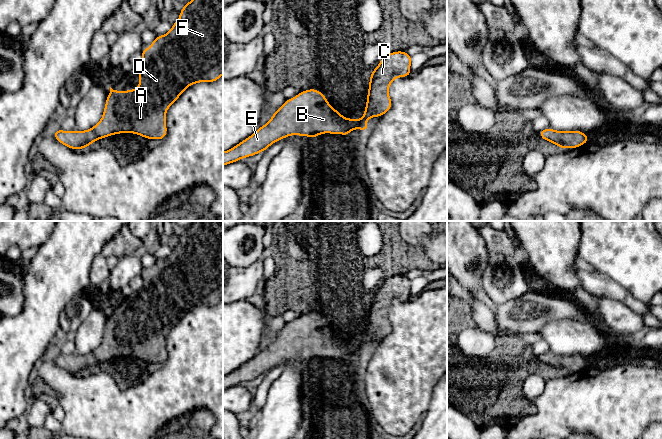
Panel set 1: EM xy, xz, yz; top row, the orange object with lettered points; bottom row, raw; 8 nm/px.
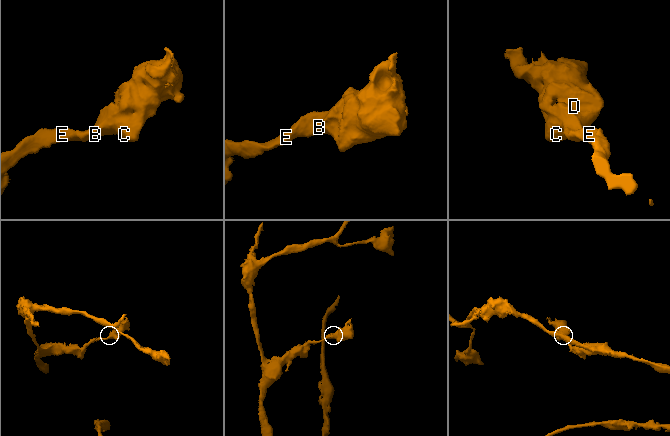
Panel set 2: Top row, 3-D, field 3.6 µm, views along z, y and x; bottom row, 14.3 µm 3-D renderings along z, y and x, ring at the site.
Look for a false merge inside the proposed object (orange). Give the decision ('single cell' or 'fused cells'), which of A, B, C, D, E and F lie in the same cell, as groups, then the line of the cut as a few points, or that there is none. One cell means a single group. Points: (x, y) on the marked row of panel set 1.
single cell | A B C D E F | no cut

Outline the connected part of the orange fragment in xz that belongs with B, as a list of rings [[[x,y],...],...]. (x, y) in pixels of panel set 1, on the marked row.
[[[397,51],[386,54],[381,62],[370,74],[367,104],[364,110],[363,119],[348,119],[336,111],[326,100],[324,94],[316,89],[309,89],[300,92],[297,96],[287,99],[285,103],[273,113],[270,121],[251,136],[240,142],[235,147],[223,152],[223,166],[232,162],[237,162],[241,158],[253,156],[259,152],[264,152],[271,144],[290,135],[300,135],[315,138],[322,133],[347,135],[356,128],[366,132],[369,128],[366,121],[372,117],[382,117],[392,106],[388,94],[388,88],[397,77],[407,77],[411,75],[410,64],[412,56],[404,51]]]

